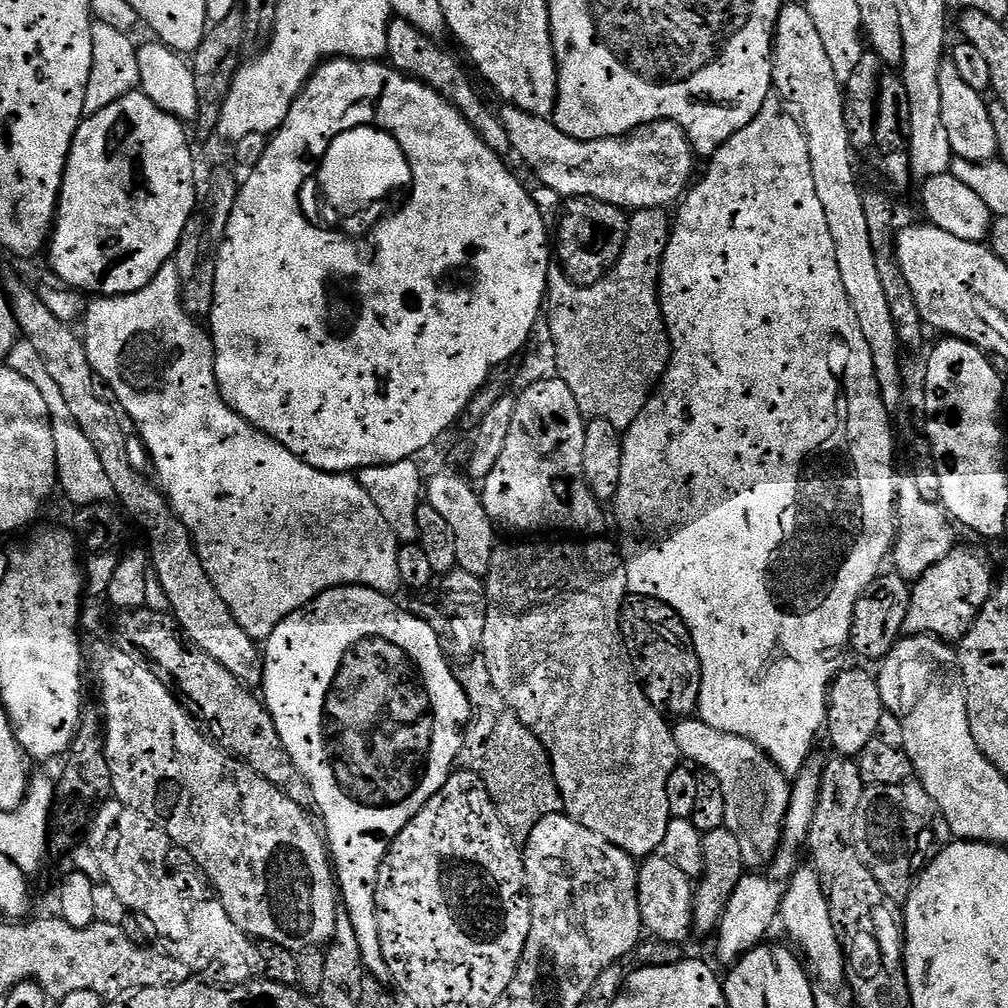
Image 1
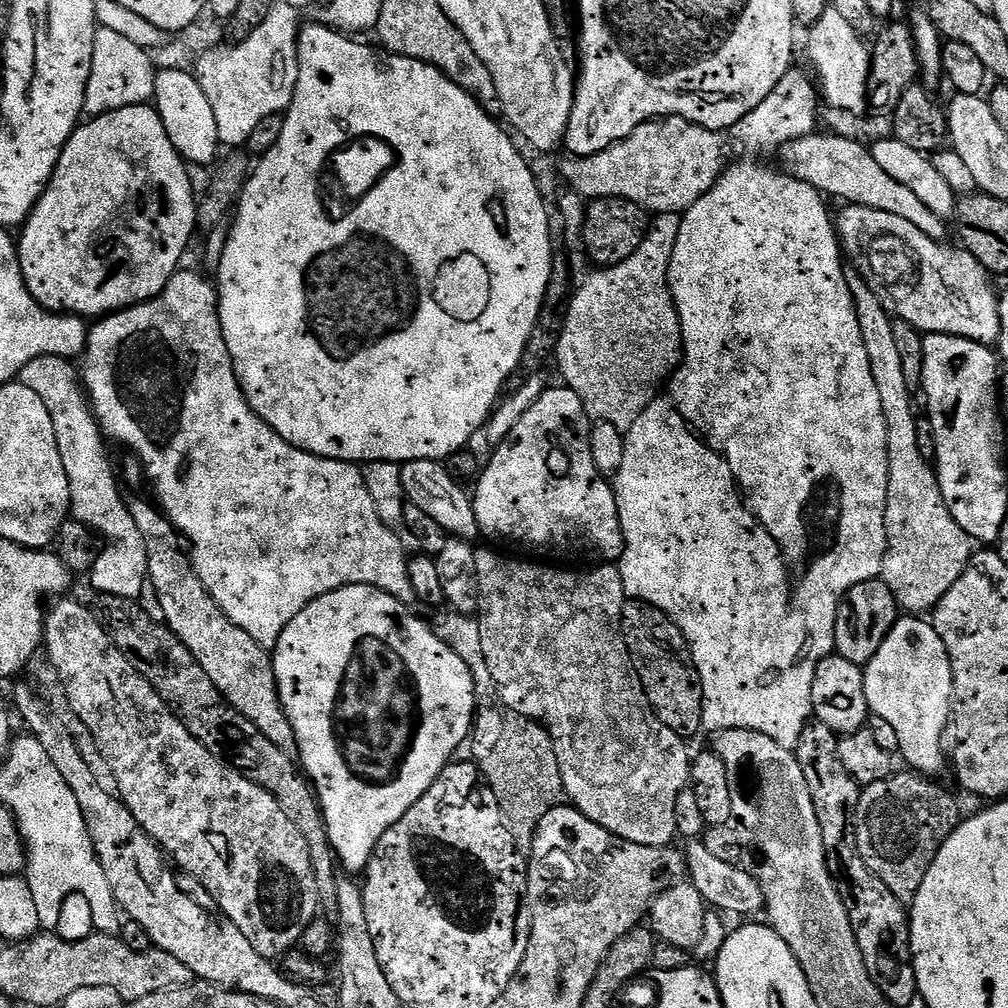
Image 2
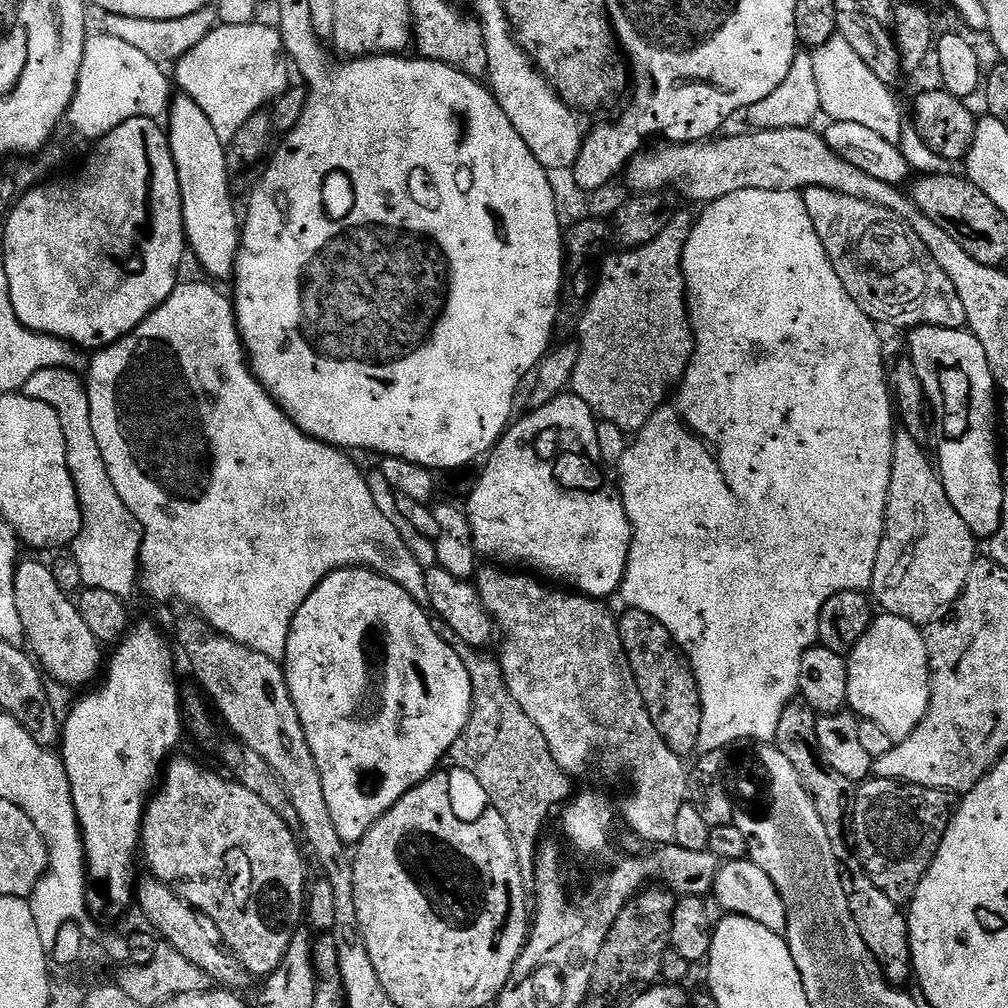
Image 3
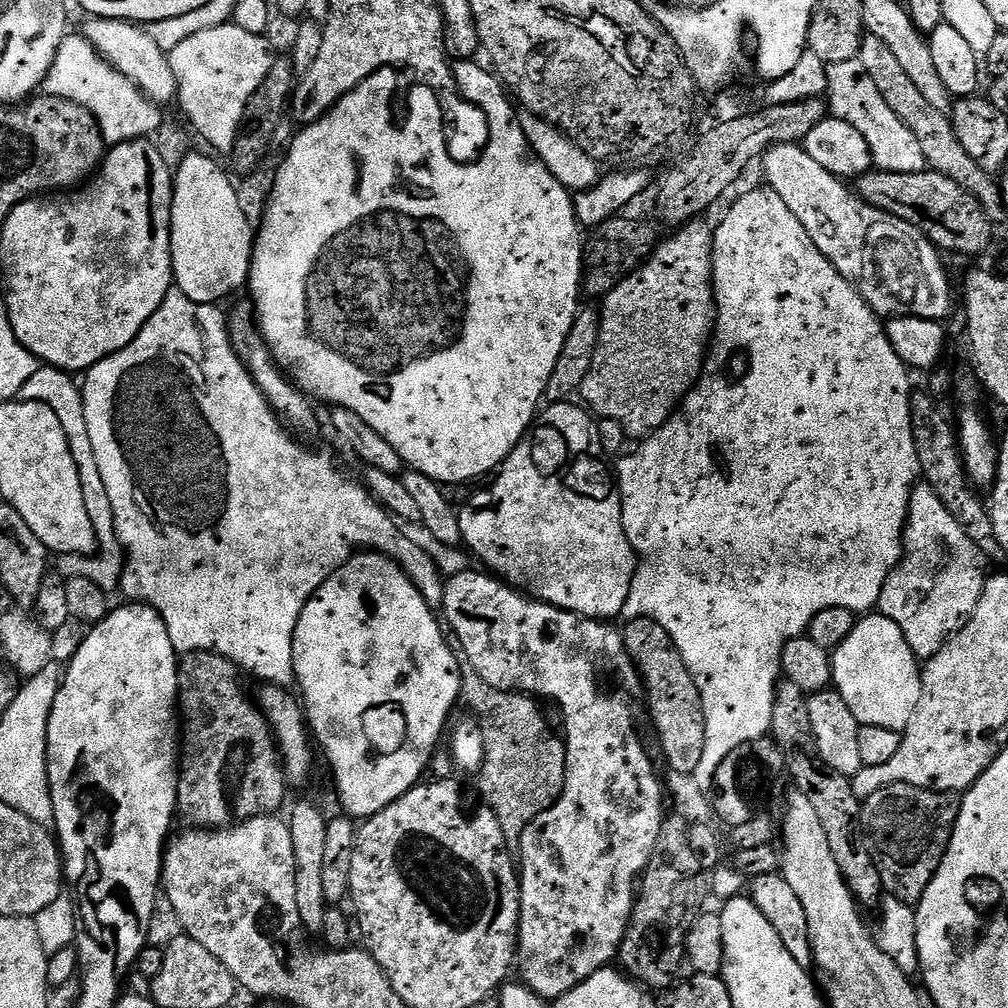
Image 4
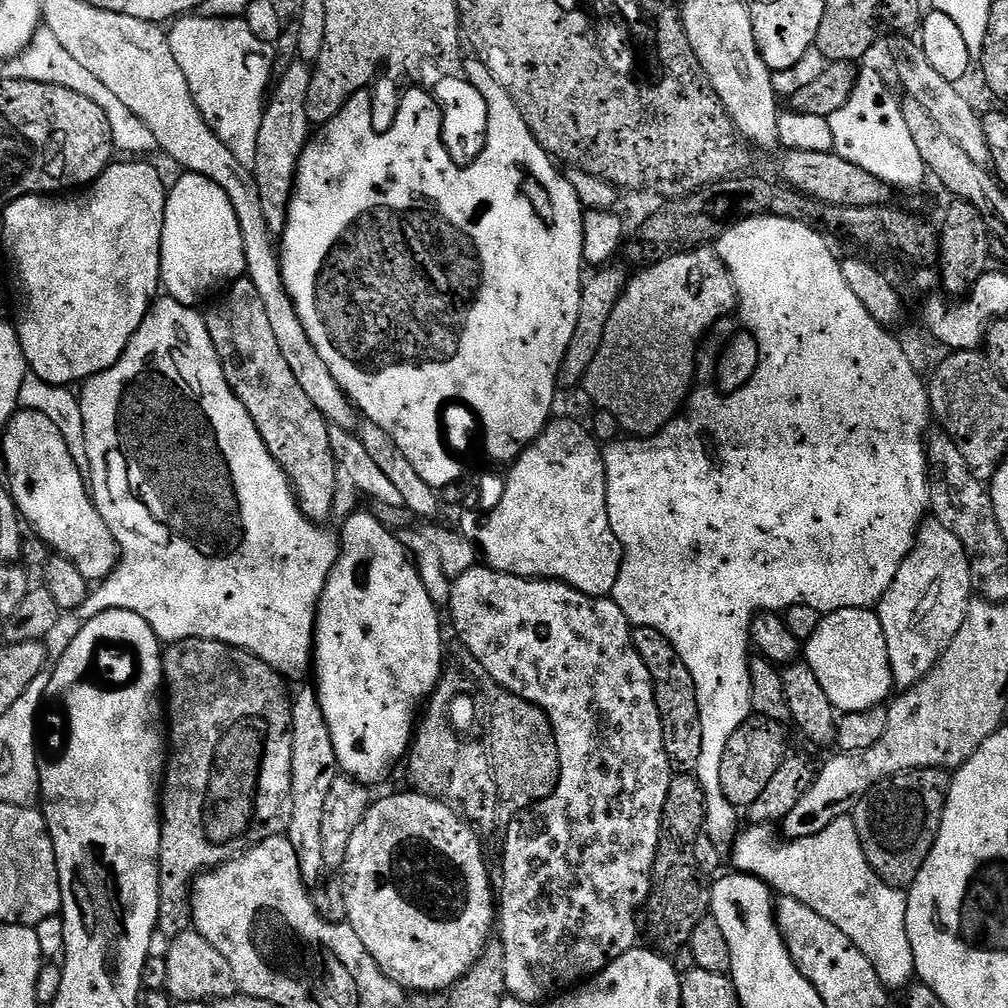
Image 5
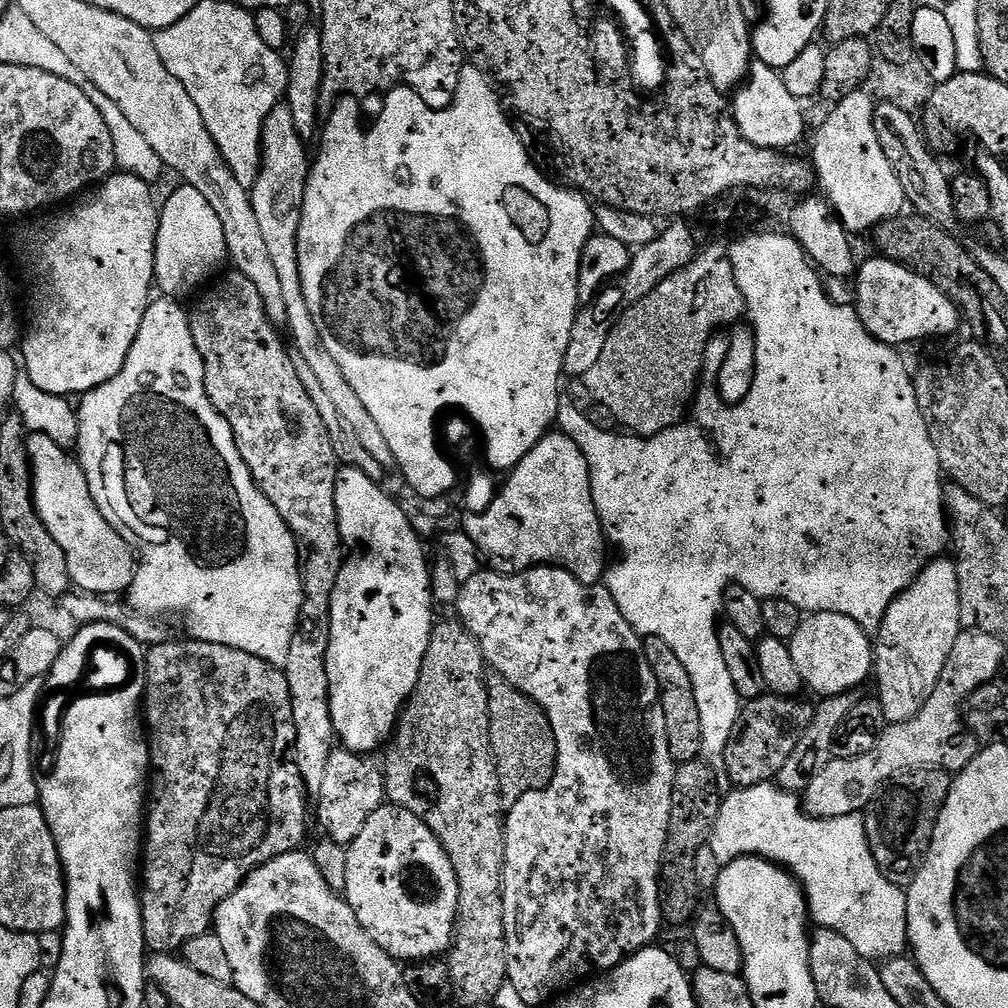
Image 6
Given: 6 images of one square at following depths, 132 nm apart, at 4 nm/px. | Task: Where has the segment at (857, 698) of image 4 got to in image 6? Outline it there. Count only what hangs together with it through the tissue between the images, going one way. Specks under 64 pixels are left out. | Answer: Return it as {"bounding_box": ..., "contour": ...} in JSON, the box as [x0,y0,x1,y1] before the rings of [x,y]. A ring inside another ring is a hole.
{"bounding_box":[787,612,874,697],"contour":[[[813,612],[801,619],[794,638],[787,641],[790,654],[794,654],[794,666],[798,666],[798,674],[802,674],[805,685],[809,689],[820,692],[821,697],[841,695],[852,689],[859,689],[863,680],[874,672],[874,644],[869,633],[854,618],[846,618],[846,614],[833,612]]]}

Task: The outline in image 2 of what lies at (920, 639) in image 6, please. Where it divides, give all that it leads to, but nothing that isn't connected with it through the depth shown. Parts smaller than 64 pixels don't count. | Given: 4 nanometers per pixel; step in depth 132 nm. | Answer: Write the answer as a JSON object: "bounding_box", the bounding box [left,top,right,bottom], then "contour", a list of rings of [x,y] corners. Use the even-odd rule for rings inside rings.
{"bounding_box":[847,272,974,614],"contour":[[[859,272],[847,273],[850,294],[854,302],[854,310],[858,314],[858,326],[862,329],[862,342],[866,342],[866,358],[870,358],[870,374],[874,374],[874,386],[878,386],[878,398],[882,401],[882,414],[886,418],[886,458],[888,459],[888,493],[886,494],[886,534],[888,545],[884,551],[884,561],[880,567],[880,576],[890,586],[890,594],[894,594],[897,605],[908,614],[928,614],[936,604],[958,582],[958,578],[966,570],[974,551],[972,537],[954,522],[954,514],[946,506],[942,498],[940,483],[936,477],[933,461],[918,450],[918,430],[916,422],[918,413],[912,409],[914,394],[910,386],[906,386],[906,378],[902,371],[900,351],[894,339],[893,317],[889,316],[884,304],[878,302],[872,287]]]}

